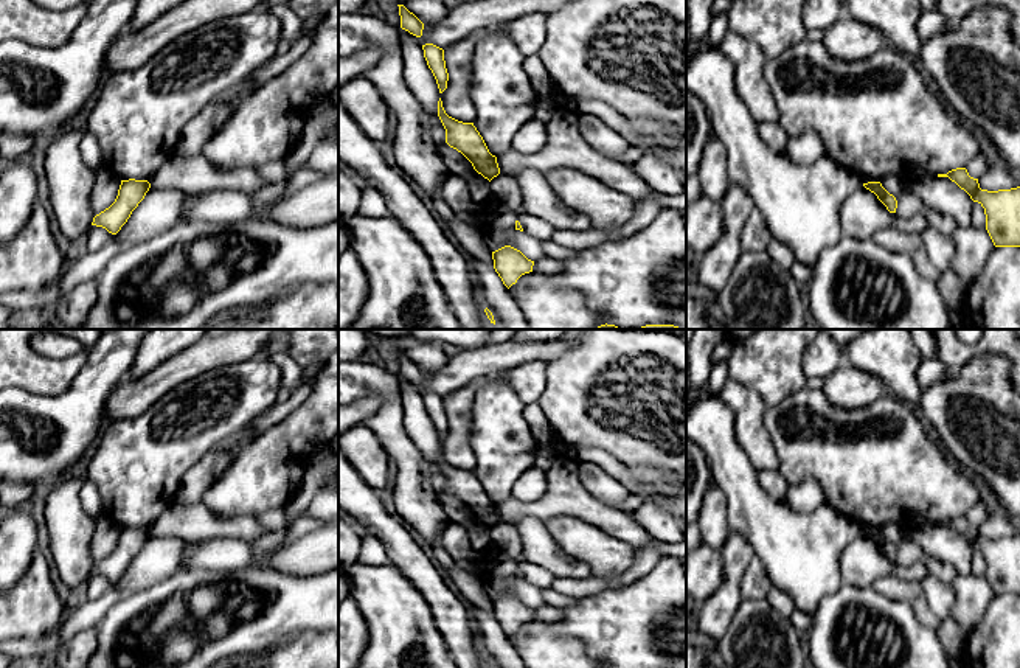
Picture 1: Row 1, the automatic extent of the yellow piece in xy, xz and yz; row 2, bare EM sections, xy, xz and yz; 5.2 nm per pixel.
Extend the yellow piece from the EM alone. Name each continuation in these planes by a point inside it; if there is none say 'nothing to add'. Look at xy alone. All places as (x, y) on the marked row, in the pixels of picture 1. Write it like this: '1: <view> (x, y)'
nothing to add

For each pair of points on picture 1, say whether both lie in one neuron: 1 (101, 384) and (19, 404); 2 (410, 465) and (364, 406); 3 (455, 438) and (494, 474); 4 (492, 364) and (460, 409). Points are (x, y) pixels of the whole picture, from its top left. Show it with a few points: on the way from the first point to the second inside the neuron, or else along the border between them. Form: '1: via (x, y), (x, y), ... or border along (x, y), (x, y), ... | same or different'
1: via (81, 401), (75, 407), (39, 407) | same
2: border along (378, 395), (381, 400), (379, 406), (360, 423) | different
3: border along (469, 445), (475, 457), (474, 469) | different
4: border along (480, 378), (447, 395) | different

